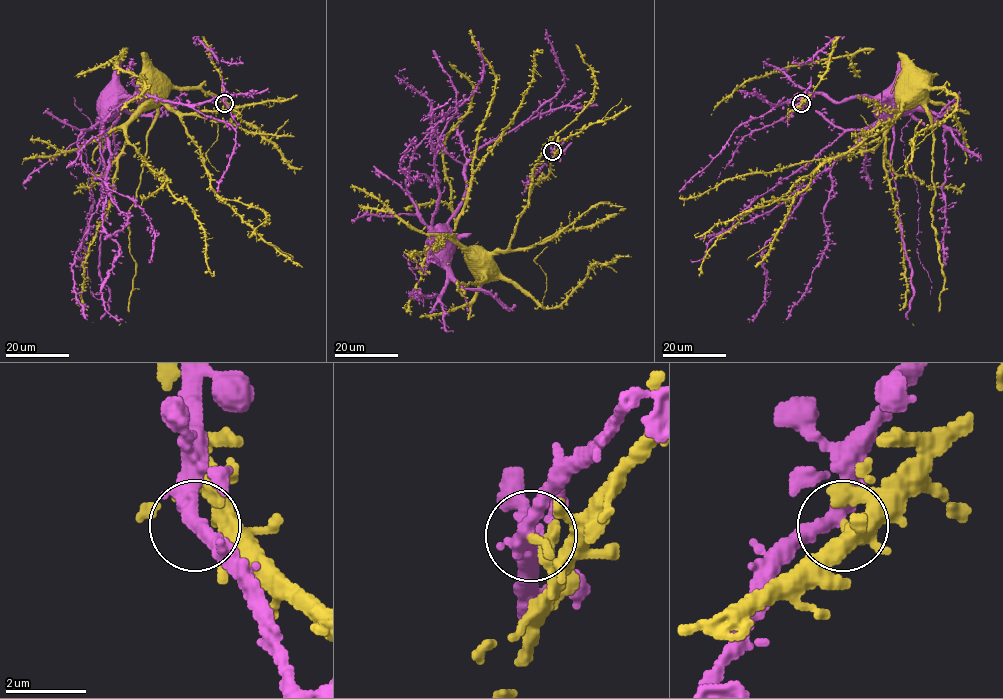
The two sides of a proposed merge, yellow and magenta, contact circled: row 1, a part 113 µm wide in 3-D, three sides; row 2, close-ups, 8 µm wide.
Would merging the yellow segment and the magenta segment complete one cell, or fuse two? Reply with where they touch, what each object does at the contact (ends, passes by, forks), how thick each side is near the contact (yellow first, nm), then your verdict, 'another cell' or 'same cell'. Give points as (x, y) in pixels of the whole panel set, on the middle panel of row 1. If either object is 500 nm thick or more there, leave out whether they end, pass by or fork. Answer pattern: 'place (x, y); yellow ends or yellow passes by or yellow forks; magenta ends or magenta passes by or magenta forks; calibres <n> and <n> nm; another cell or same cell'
place (552, 151); yellow passes by; magenta passes by; calibres 140 and 360 nm; another cell

